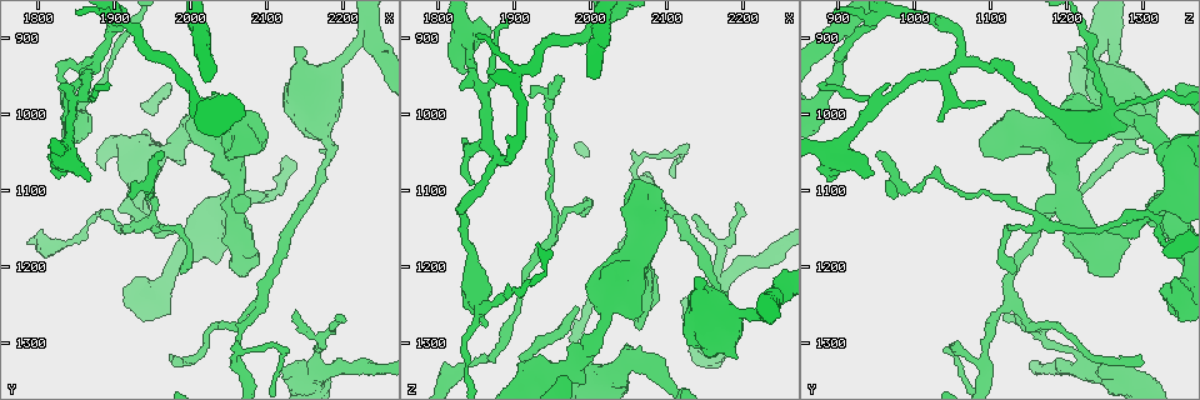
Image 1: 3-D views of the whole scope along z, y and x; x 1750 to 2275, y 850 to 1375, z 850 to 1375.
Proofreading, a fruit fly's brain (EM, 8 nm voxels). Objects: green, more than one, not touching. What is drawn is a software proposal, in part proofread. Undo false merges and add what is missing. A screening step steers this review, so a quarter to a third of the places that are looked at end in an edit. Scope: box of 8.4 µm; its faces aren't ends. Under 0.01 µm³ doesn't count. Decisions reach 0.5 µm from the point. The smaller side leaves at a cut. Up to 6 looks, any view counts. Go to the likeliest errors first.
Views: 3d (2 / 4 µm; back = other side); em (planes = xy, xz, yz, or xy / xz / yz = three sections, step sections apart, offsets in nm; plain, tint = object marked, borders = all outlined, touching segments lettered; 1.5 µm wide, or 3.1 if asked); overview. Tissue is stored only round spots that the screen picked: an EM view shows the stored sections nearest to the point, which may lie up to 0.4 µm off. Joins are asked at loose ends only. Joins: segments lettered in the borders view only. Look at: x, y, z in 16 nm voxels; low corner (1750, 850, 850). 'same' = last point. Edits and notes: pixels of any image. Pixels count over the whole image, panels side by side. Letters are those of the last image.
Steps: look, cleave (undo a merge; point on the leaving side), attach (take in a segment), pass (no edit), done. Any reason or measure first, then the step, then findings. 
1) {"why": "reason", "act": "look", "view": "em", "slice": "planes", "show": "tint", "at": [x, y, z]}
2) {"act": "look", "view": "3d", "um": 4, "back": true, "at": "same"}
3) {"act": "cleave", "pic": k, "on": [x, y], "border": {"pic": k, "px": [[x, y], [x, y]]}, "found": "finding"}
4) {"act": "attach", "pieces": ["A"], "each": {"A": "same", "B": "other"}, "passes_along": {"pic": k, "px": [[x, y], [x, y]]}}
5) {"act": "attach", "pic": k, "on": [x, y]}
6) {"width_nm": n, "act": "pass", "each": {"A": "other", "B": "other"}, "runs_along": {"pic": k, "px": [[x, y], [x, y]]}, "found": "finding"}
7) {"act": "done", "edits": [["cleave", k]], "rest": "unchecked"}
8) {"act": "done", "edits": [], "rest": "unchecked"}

{"why": "an open end", "act": "look", "view": "3d", "um": 2, "at": [2140, 915, 1215]}

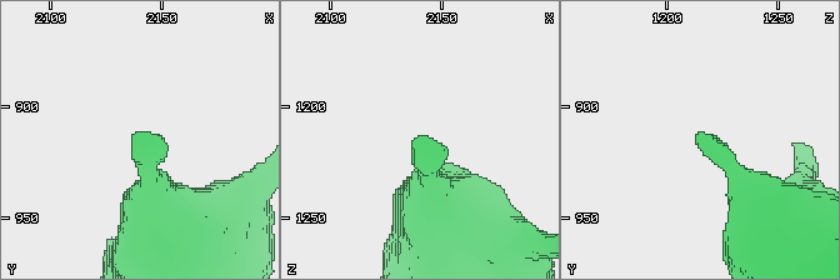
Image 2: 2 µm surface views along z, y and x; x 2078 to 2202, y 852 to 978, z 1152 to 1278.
{"why": "shape alone is not enough", "act": "look", "view": "em", "slice": "yz", "step": 4, "show": "tint", "at": [2138, 912, 1216]}

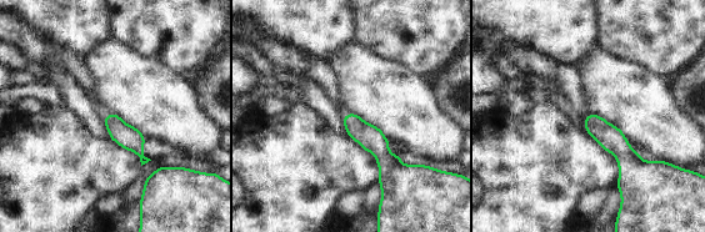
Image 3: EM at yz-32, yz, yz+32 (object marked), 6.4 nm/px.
{"act": "look", "view": "em", "slice": "xz", "step": 8, "show": "borders", "at": "same"}

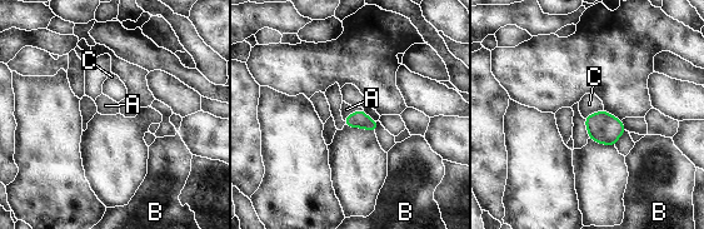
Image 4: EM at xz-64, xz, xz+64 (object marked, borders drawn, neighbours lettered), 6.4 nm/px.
{"act": "attach", "pieces": ["A"], "each": {"A": "same", "B": "other", "C": "other"}, "passes_along": {"pic": 4, "px": [[359, 119], [353, 113], [346, 109]]}, "found": "the neuron continues"}

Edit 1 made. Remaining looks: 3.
{"why": "thin end", "act": "look", "view": "3d", "um": 2, "at": [2140, 1265, 1130]}

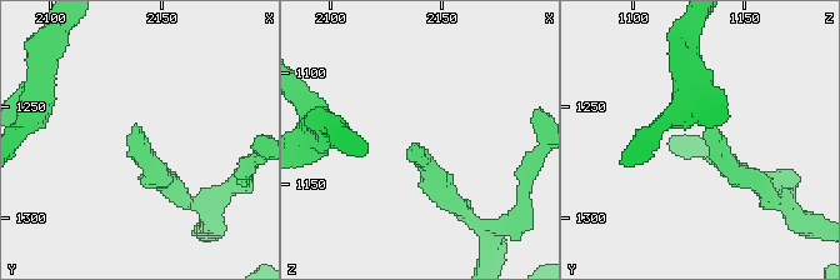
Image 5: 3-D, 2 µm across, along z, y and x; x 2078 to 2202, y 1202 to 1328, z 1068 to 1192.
{"act": "look", "view": "em", "slice": "yz", "step": 4, "show": "borders", "at": [2138, 1263, 1130]}

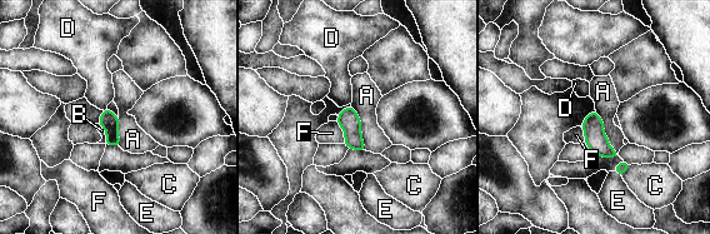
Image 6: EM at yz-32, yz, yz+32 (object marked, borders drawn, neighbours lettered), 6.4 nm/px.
{"why": "another direction", "act": "look", "view": "em", "slice": "planes", "show": "borders", "at": "same"}

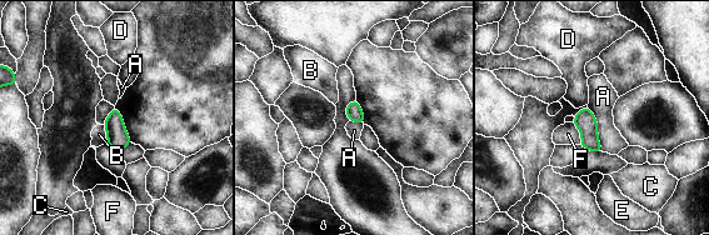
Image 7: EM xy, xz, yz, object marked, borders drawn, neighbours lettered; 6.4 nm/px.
{"act": "pass", "each": {"A": "other", "B": "other", "C": "other", "D": "other", "E": "other", "F": "other"}, "border": {"pic": 7, "px": [[573, 123], [580, 134], [580, 144]]}, "found": "no lettered segment goes on from it"}

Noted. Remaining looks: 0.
{"act": "done", "edits": [["attach", 4]], "rest": "unchecked"}

